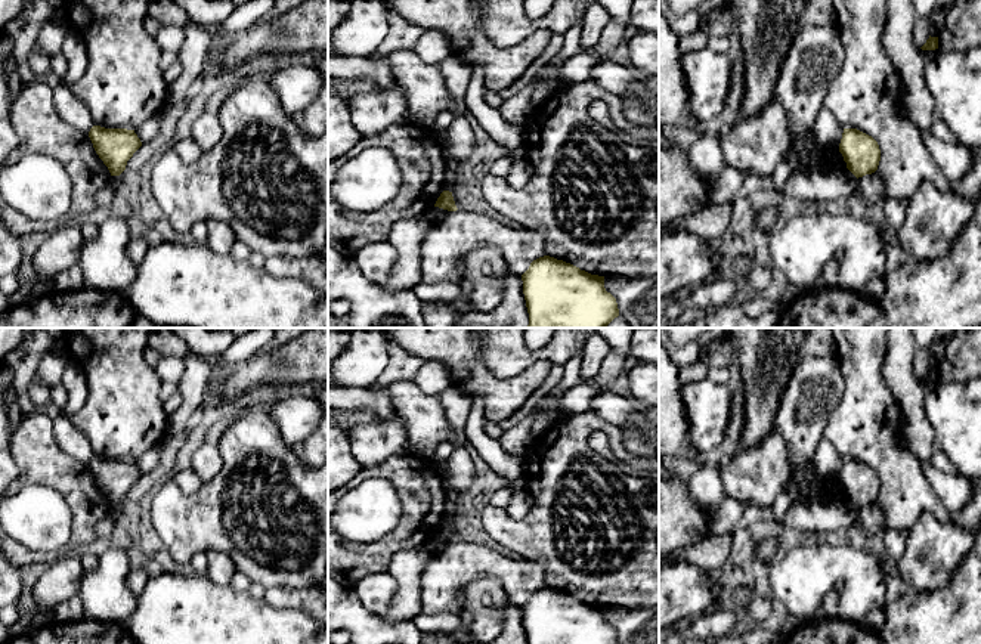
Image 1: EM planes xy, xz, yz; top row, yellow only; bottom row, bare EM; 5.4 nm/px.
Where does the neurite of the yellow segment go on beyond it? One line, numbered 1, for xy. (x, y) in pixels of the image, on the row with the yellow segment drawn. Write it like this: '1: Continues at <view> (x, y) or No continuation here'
1: No continuation here

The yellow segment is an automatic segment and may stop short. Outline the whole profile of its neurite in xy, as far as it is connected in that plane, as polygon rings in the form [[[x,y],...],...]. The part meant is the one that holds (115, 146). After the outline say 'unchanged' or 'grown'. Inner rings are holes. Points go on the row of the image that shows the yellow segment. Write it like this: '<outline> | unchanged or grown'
[[[93,126],[89,131],[93,148],[111,176],[120,176],[127,161],[142,146],[134,130]]] | unchanged

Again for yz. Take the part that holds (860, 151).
[[[844,129],[839,152],[847,162],[847,168],[857,179],[878,170],[881,161],[879,145],[872,136],[857,129]]] | unchanged

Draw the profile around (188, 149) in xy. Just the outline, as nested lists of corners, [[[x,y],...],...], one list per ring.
[[[192,136],[177,142],[173,149],[188,165],[196,162],[202,155],[201,146],[194,140]]]

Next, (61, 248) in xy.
[[[65,222],[56,226],[43,239],[31,257],[37,270],[37,282],[31,288],[33,297],[44,294],[56,275],[78,263],[84,239],[77,222]]]

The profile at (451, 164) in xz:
[[[433,124],[424,126],[431,136],[439,142],[439,145],[443,148],[443,158],[445,158],[445,183],[443,183],[443,191],[452,192],[455,189],[457,177],[458,177],[458,168],[459,168],[459,161],[455,160],[449,152],[448,152],[448,133],[446,131],[434,131]]]

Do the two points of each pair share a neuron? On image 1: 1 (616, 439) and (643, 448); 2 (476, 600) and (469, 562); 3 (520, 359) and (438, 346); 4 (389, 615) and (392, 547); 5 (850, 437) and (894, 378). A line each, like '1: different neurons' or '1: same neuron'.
1: different neurons
2: different neurons
3: different neurons
4: different neurons
5: different neurons

